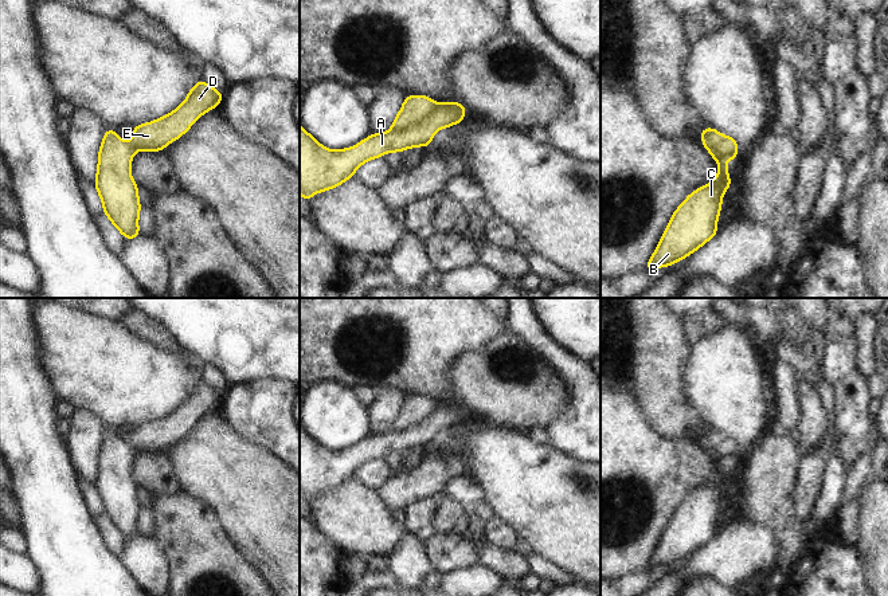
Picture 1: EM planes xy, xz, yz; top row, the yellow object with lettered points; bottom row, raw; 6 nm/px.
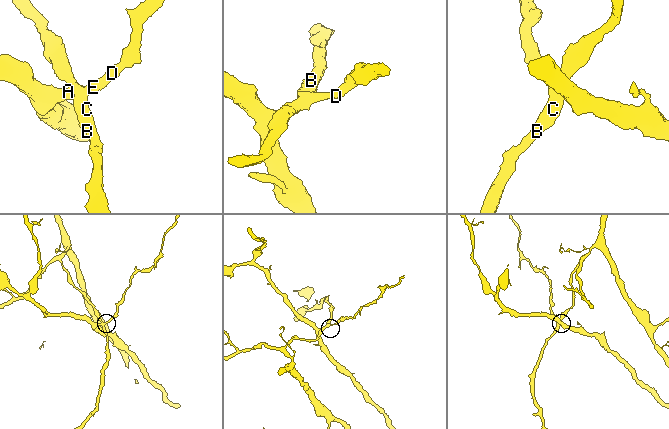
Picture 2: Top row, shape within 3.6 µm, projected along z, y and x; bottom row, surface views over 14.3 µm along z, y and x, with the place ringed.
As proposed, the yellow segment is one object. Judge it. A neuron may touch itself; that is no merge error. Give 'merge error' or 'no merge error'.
merge error

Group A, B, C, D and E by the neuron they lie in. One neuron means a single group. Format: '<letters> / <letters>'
A D E / B C

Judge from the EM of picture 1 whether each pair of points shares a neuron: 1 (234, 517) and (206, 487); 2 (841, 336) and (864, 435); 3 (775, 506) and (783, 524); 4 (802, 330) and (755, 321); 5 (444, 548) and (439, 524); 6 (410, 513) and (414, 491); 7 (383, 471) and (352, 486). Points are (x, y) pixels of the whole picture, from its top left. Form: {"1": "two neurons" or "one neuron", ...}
{"1": "one neuron", "2": "one neuron", "3": "one neuron", "4": "two neurons", "5": "two neurons", "6": "two neurons", "7": "two neurons"}

